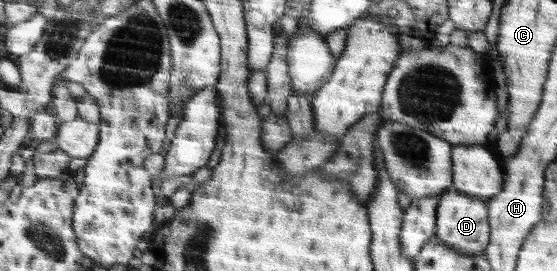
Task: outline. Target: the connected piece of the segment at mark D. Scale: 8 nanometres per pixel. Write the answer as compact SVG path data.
M446 190L441 199L439 199L439 206L437 211L437 233L435 237L459 251L459 253L467 255L484 254L486 247L490 243L490 217L489 204L485 200L479 200L467 196L462 192L453 190Z

